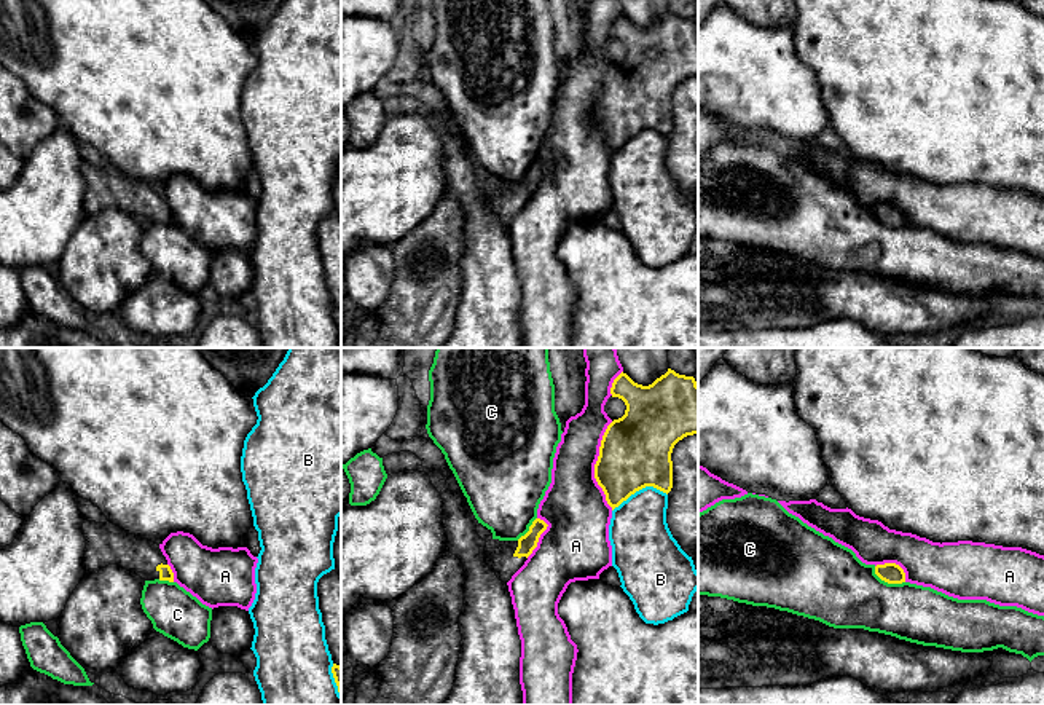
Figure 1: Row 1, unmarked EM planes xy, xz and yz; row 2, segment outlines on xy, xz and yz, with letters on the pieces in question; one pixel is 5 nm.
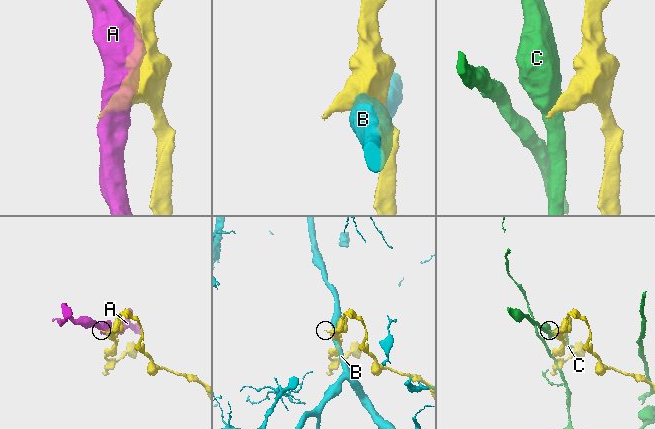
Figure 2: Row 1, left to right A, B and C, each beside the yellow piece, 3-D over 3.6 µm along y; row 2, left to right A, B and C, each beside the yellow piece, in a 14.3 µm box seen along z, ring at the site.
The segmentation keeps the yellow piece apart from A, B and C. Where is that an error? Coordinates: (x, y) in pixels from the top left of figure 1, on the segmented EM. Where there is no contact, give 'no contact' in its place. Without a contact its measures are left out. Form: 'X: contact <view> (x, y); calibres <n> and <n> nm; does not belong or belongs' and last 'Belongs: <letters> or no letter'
A: contact xz (595, 466); calibres 360 and 320 nm; does not belong
B: contact xz (639, 488); calibres 360 and 300 nm; does not belong
C: contact yz (887, 581); calibres 110 and 360 nm; does not belong
Belongs: no letter

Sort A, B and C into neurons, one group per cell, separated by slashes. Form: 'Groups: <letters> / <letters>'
Groups: A / B / C

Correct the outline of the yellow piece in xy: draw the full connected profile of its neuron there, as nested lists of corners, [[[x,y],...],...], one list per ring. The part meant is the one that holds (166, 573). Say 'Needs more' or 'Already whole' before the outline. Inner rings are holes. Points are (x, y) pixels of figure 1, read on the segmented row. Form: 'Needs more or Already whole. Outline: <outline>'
Needs more. Outline: [[[84,520],[83,534],[86,549],[83,557],[84,573],[96,573],[108,565],[118,565],[145,581],[174,582],[174,573],[158,544],[123,531],[107,522]]]

